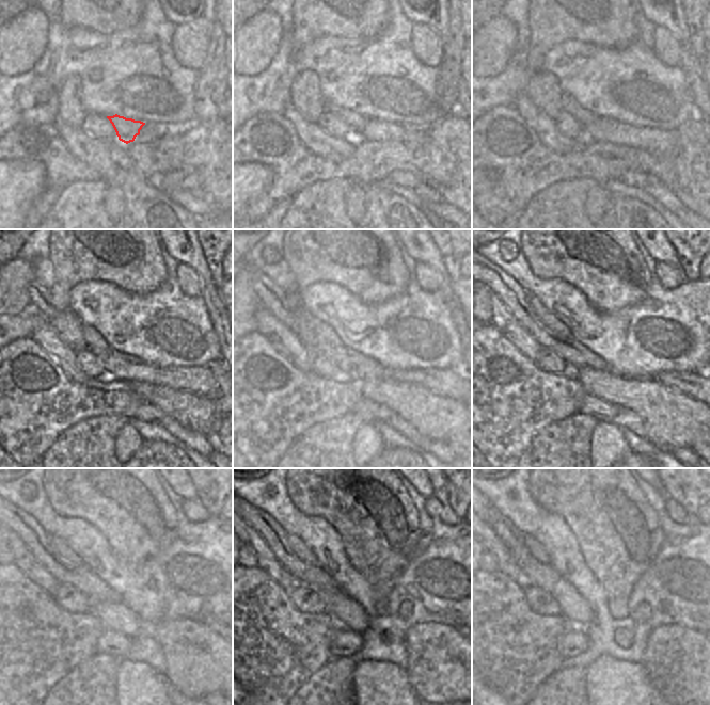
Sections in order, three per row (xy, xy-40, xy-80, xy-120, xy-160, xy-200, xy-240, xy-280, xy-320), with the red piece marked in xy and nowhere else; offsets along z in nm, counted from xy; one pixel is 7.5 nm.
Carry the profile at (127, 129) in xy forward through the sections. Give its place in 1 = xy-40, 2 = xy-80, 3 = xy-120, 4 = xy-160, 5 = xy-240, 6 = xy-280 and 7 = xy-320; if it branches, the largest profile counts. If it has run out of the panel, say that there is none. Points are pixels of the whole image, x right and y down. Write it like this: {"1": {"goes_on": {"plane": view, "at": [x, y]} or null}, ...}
{"1": {"goes_on": {"plane": "xy-40", "at": [356, 122]}}, "2": {"goes_on": {"plane": "xy-80", "at": [583, 116]}}, "3": {"goes_on": {"plane": "xy-120", "at": [93, 341]}}, "4": {"goes_on": {"plane": "xy-160", "at": [322, 329]}}, "5": {"goes_on": {"plane": "xy-240", "at": [59, 545]}}, "6": {"goes_on": {"plane": "xy-280", "at": [298, 546]}}, "7": {"goes_on": {"plane": "xy-320", "at": [536, 549]}}}

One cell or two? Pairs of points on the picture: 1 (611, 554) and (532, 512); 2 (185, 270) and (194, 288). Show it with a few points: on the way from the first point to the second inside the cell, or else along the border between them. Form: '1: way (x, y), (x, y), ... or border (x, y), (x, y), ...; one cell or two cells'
1: border (556, 514), (566, 523), (574, 535), (583, 556); two cells
2: way (186, 274), (190, 284); one cell

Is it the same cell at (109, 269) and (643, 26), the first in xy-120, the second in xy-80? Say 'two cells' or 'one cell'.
two cells

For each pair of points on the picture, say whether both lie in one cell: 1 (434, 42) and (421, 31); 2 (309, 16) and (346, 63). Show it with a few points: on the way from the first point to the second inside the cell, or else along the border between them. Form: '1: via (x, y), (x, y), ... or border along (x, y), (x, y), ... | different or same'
1: via (430, 41), (424, 34) | same
2: border along (350, 38), (320, 36), (302, 47) | different

